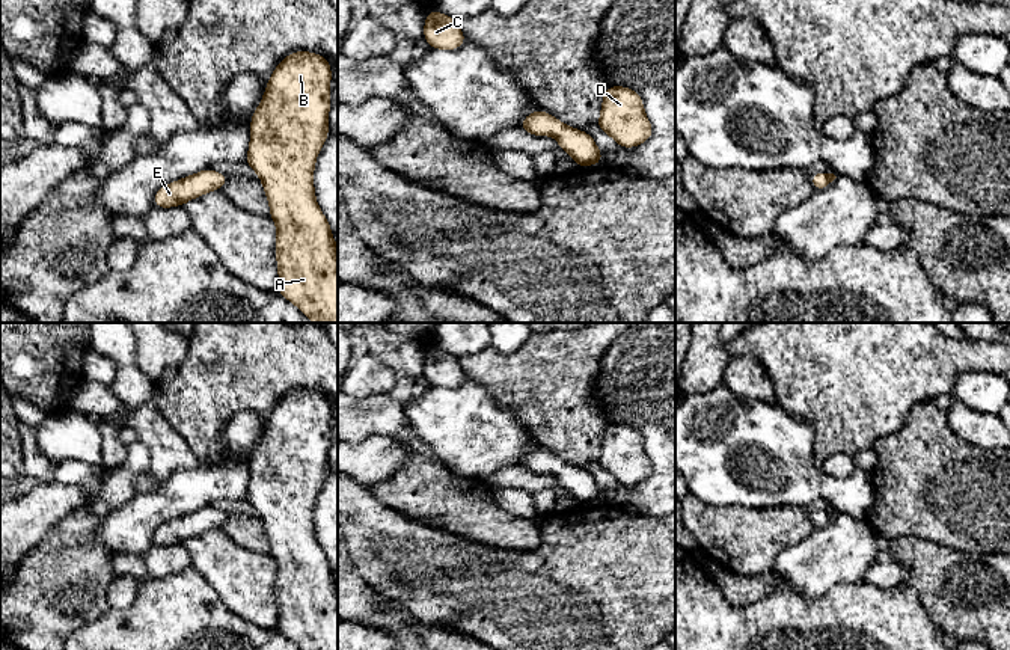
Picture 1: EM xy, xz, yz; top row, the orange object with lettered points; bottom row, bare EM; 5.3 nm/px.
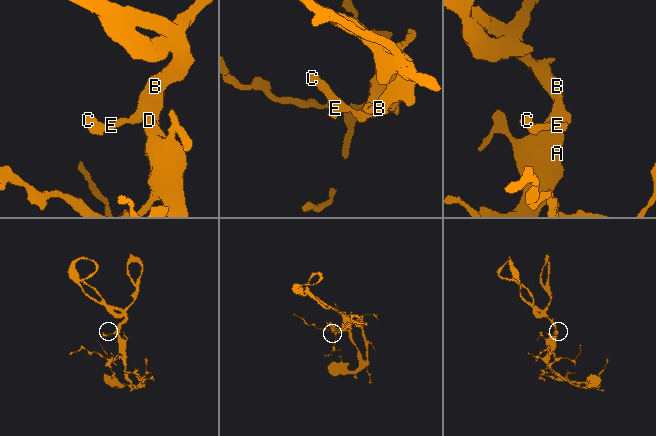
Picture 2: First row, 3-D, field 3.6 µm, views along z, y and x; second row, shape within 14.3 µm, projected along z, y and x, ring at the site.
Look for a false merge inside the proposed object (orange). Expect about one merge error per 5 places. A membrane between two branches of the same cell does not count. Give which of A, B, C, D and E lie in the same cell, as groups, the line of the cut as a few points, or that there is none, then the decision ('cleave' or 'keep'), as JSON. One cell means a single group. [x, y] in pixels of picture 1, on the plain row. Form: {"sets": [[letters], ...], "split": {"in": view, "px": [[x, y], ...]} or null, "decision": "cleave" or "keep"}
{"sets": [["A", "B", "C", "D", "E"]], "split": null, "decision": "keep"}

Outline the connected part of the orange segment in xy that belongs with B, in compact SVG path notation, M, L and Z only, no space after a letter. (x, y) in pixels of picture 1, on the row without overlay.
M311 389L288 392L273 409L250 457L244 498L259 514L276 561L277 630L301 650L338 650L338 584L315 537L314 507L329 472L332 406Z

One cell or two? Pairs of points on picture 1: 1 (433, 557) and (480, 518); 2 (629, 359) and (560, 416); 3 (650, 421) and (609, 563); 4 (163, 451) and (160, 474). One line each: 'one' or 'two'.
1: two
2: two
3: two
4: one

